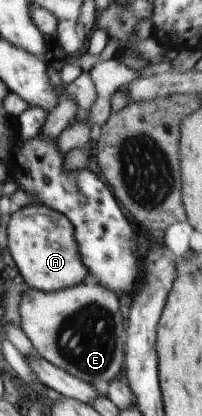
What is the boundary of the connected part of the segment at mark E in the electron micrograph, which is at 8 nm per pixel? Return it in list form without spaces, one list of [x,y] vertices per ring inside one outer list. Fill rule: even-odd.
[[[81,283],[56,292],[44,293],[28,287],[20,302],[20,317],[19,327],[30,339],[37,353],[49,363],[92,385],[96,382],[110,382],[122,376],[127,339],[126,321],[120,311],[119,296],[108,288]]]

